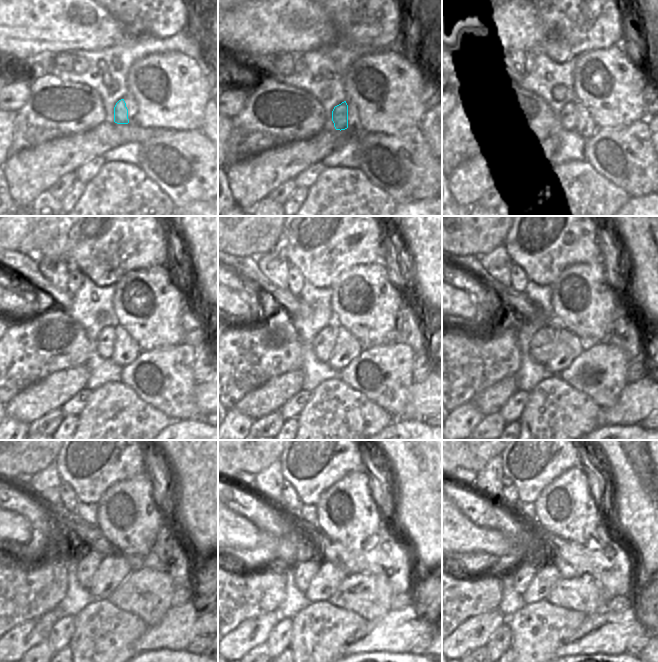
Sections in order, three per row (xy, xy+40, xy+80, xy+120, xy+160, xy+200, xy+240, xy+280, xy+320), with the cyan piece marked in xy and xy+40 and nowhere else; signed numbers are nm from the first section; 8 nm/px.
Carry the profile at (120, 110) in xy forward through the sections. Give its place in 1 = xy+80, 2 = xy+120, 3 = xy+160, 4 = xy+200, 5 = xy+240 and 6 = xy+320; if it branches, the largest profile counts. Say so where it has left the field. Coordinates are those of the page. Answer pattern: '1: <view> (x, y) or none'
1: xy+80 (563, 115)
2: xy+120 (105, 341)
3: xy+160 (323, 344)
4: xy+200 (542, 345)
5: xy+240 (88, 563)
6: xy+320 (524, 573)

